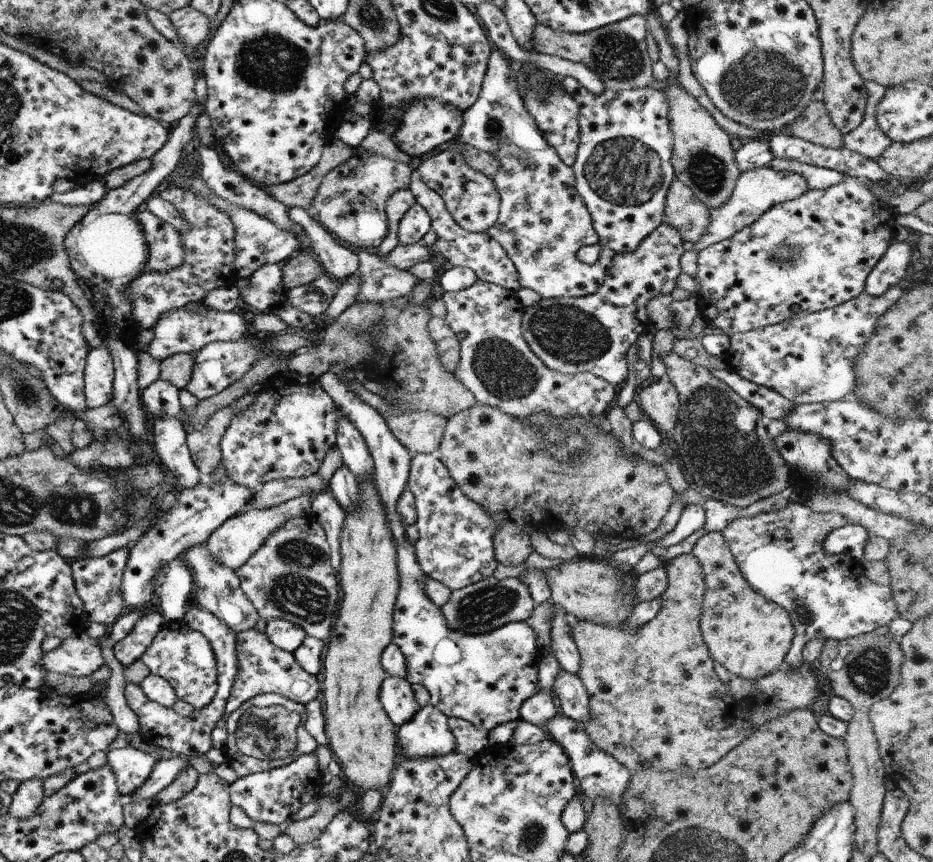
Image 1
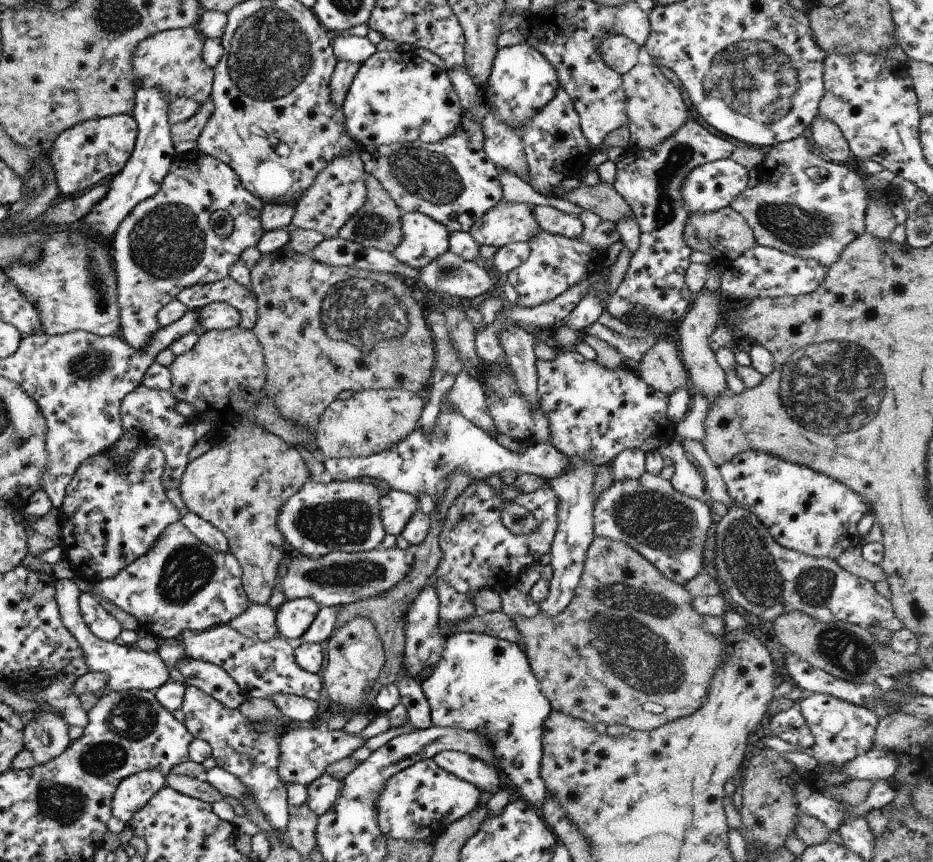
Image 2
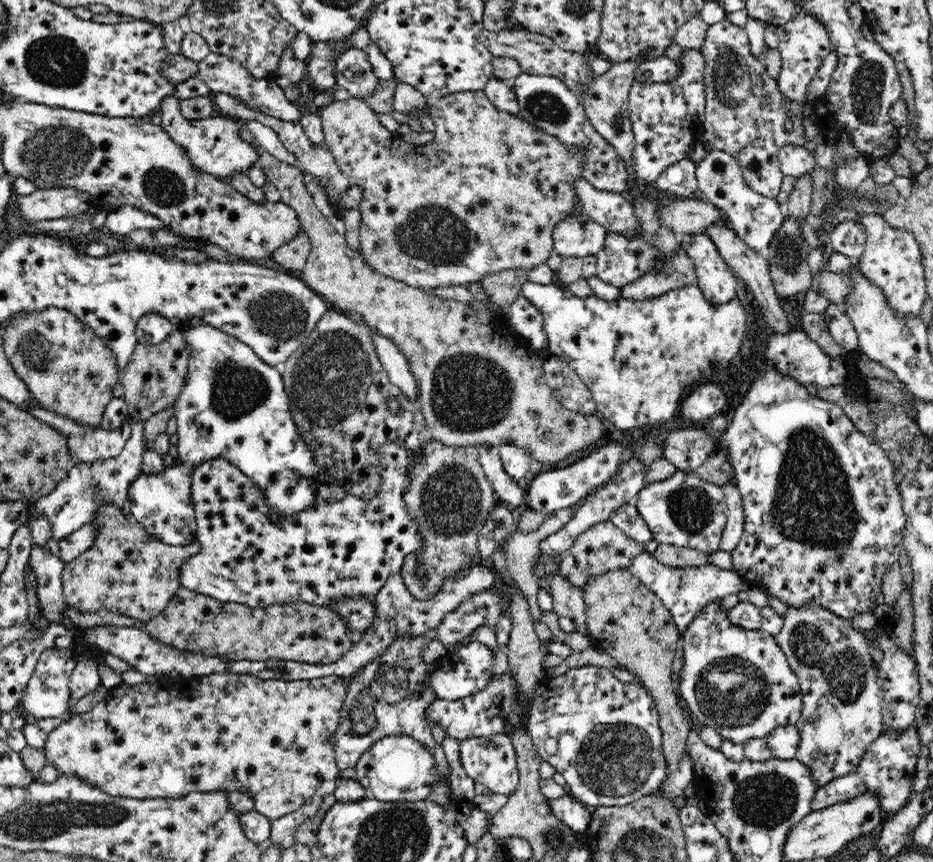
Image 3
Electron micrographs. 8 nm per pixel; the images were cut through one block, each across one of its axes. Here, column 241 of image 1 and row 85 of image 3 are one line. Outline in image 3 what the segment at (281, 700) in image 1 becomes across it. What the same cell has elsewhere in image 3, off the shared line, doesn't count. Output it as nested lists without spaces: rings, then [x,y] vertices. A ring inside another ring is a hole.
[[[727,19],[709,26],[707,36],[699,52],[704,56],[704,83],[706,90],[705,119],[703,122],[701,138],[714,147],[713,151],[722,151],[734,157],[734,161],[741,168],[741,175],[745,183],[754,192],[774,198],[780,192],[783,174],[779,167],[778,152],[786,144],[803,147],[807,140],[803,135],[802,116],[796,116],[792,110],[785,108],[779,92],[777,80],[768,76],[763,62],[752,57],[752,50],[746,28],[734,26]],[[786,119],[793,121],[793,130],[786,131]]]

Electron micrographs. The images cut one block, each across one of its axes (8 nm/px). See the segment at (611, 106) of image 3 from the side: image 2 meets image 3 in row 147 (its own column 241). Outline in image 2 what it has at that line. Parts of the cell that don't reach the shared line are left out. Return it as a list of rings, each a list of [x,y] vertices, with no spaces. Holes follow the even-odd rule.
[[[250,603],[239,616],[232,618],[227,625],[243,636],[254,641],[268,641],[280,637],[275,624],[276,610],[268,605]]]

